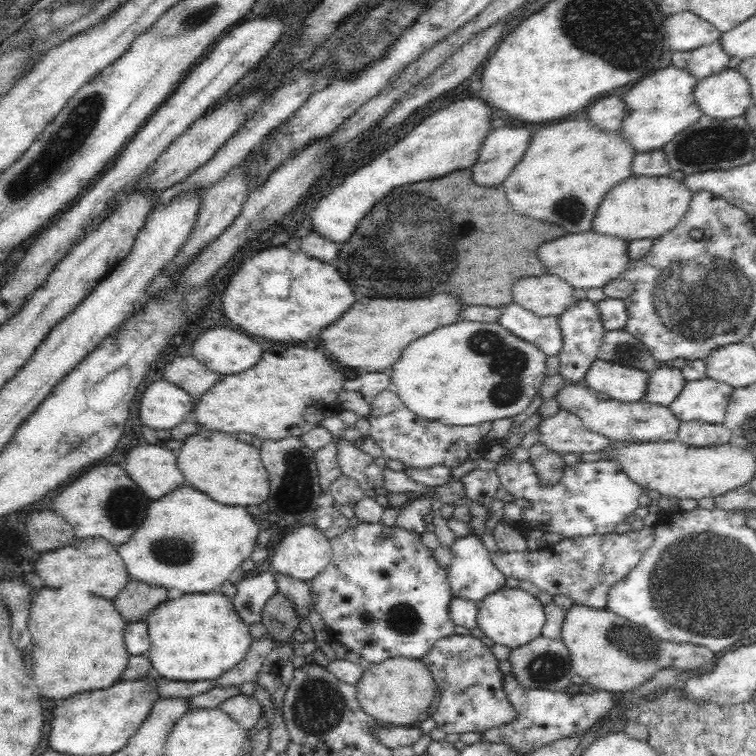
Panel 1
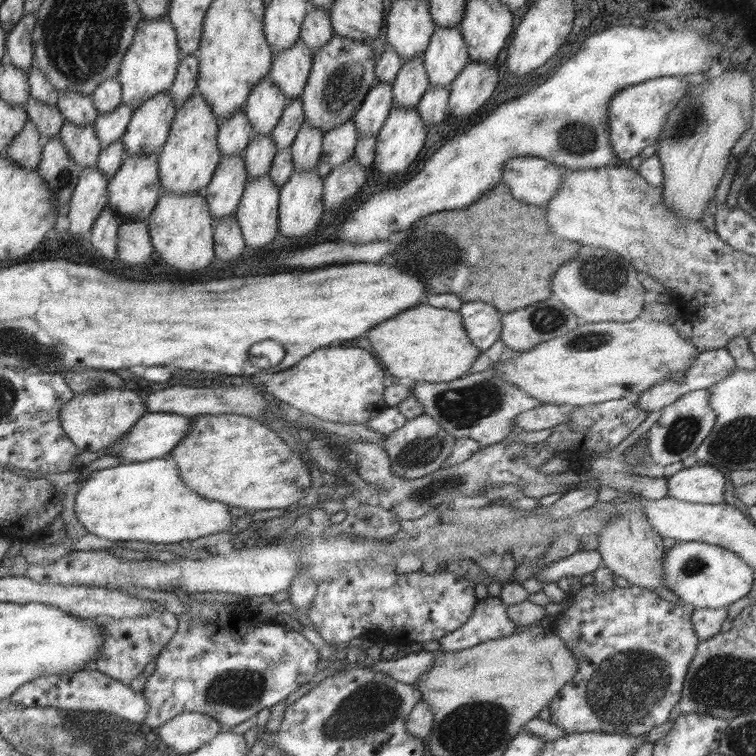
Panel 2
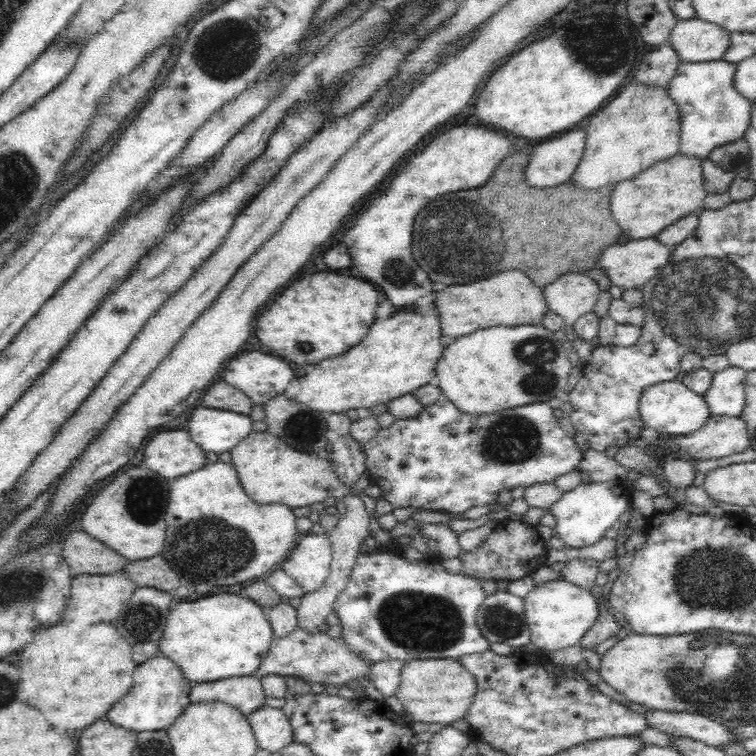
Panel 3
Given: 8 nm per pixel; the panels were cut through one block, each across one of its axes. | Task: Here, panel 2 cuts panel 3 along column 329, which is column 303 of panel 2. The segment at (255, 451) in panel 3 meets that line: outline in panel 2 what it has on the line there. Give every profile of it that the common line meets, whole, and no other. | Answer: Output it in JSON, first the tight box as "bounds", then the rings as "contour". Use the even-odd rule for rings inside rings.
{"bounds":[166,414,311,511],"contour":[[[197,414],[191,417],[191,428],[166,457],[175,463],[179,479],[199,497],[247,511],[284,510],[305,497],[311,486],[309,466],[304,457],[292,452],[275,431],[258,420],[238,414]]]}

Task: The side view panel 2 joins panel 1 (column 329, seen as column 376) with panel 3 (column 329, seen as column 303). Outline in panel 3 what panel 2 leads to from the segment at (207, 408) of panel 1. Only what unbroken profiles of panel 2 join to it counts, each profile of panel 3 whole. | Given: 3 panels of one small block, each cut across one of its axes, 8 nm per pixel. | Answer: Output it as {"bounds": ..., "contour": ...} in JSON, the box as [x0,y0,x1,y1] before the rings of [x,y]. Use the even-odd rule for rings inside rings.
{"bounds":[289,308,445,415],"contour":[[[435,308],[427,315],[410,314],[410,312],[412,311],[408,309],[408,312],[402,314],[391,314],[386,320],[372,324],[364,340],[360,340],[358,344],[350,346],[348,350],[344,350],[334,358],[326,358],[314,363],[314,368],[299,378],[299,390],[289,399],[328,415],[340,414],[340,412],[346,413],[351,408],[370,409],[379,404],[386,404],[392,399],[411,393],[423,384],[434,382],[434,367],[445,347],[440,344],[442,335]]]}

